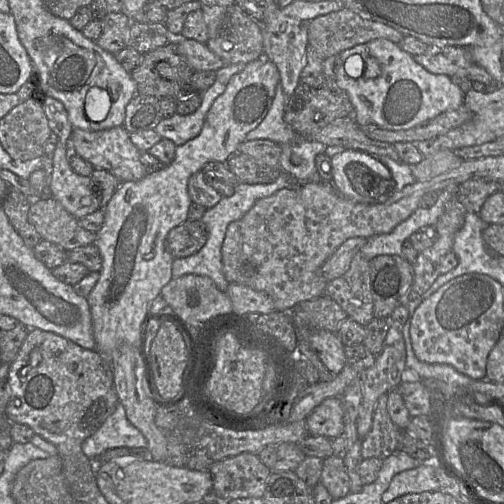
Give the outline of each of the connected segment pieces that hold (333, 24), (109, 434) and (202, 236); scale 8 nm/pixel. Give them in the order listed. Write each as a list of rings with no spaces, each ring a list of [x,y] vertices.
[[[341,8],[325,15],[320,15],[308,23],[308,44],[317,54],[325,59],[332,55],[339,55],[342,51],[371,40],[384,38],[398,44],[403,35],[397,30],[385,24],[364,19],[348,8]]]
[[[120,401],[99,429],[83,442],[82,451],[93,460],[103,451],[117,447],[147,447],[146,438],[127,419],[125,408]]]
[[[187,219],[169,231],[165,244],[175,259],[198,252],[205,245],[207,238],[207,228],[202,221]]]

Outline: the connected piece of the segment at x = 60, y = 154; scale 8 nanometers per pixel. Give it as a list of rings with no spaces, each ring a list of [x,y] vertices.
[[[71,137],[67,146],[57,143],[51,159],[48,190],[51,197],[75,218],[80,219],[99,209],[90,189],[90,177],[77,174],[70,166]]]

